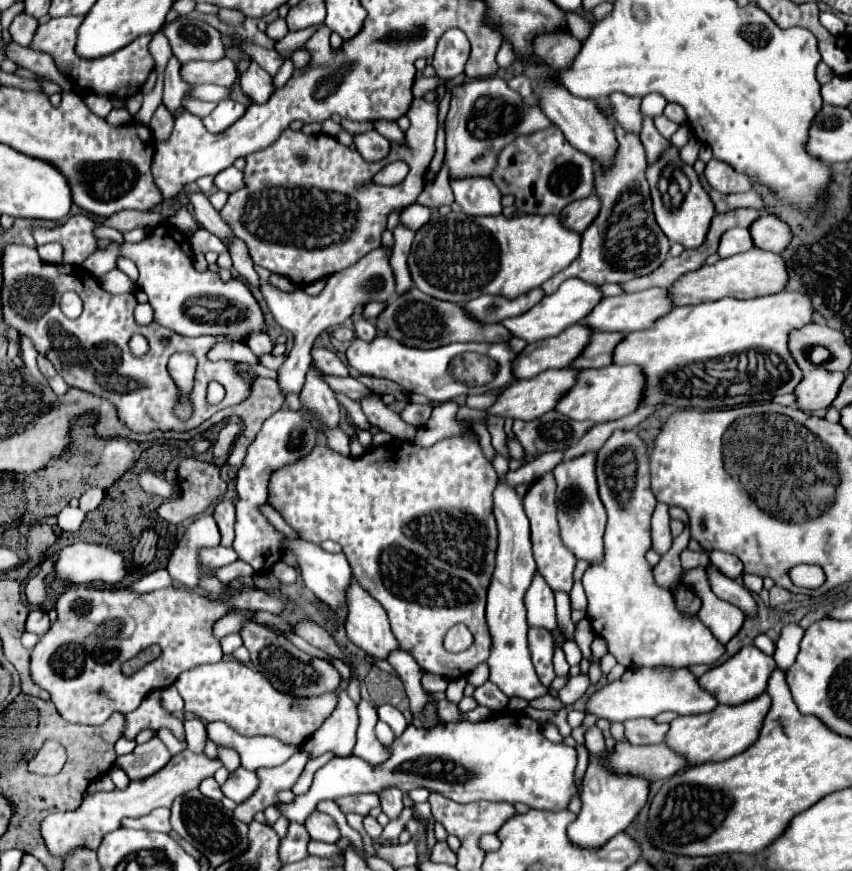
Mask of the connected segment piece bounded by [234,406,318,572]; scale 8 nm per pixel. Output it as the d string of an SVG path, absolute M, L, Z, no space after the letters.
M282 406L276 414L272 414L262 430L258 432L256 440L248 446L246 458L236 476L238 488L238 502L236 502L236 538L234 550L238 558L244 560L254 568L254 572L268 572L274 564L278 564L282 556L282 534L268 522L262 514L262 506L268 504L268 480L274 470L280 470L292 462L298 462L310 454L318 440L318 426L302 414L302 410L290 410Z

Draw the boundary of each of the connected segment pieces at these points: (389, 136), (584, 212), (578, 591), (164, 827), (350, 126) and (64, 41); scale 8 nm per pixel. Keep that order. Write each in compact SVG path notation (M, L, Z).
M378 120L378 122L374 122L374 130L378 134L382 134L386 140L394 140L394 142L402 142L404 140L404 132L398 128L396 122Z
M592 194L590 198L582 198L580 202L570 202L570 206L562 210L560 218L564 226L568 226L572 232L582 234L594 222L598 212L600 212L600 198Z
M574 582L574 588L570 592L570 602L574 610L584 610L586 608L586 594L582 588L582 582Z
M158 808L152 814L148 814L146 818L138 818L134 820L138 822L140 830L152 830L152 832L170 832L170 808Z
M342 119L340 124L344 130L348 131L352 135L362 132L368 132L373 129L372 122L358 123L347 119Z
M84 16L50 18L50 22L38 26L38 30L30 42L30 48L50 54L62 74L66 74L76 86L84 86L84 88L92 90L96 96L114 96L114 98L126 100L126 98L134 96L136 92L140 92L148 74L154 70L154 58L148 52L150 36L140 36L134 42L130 42L130 46L124 46L122 50L118 50L110 56L86 60L86 58L80 58L74 50L76 38L78 38L78 26L82 20L84 20Z

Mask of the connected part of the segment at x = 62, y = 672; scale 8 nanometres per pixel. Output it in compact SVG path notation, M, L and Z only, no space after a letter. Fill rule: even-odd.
M70 586L56 602L56 622L32 650L32 678L40 688L50 692L64 720L100 726L112 714L108 696L114 694L114 712L128 714L136 710L150 692L172 686L182 672L198 664L220 662L222 648L212 628L232 610L282 614L284 602L276 594L254 586L230 590L222 600L210 600L184 586L168 586L150 594L136 594L130 588L96 590ZM150 644L158 644L162 656L140 672L124 676L120 666Z

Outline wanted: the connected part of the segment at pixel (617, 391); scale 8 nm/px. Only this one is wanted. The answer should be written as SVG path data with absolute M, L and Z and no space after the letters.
M612 364L598 370L584 370L584 374L578 376L578 386L574 386L574 390L570 390L570 394L558 402L556 410L574 420L592 420L594 424L610 422L632 414L640 406L644 390L646 376L640 366Z

